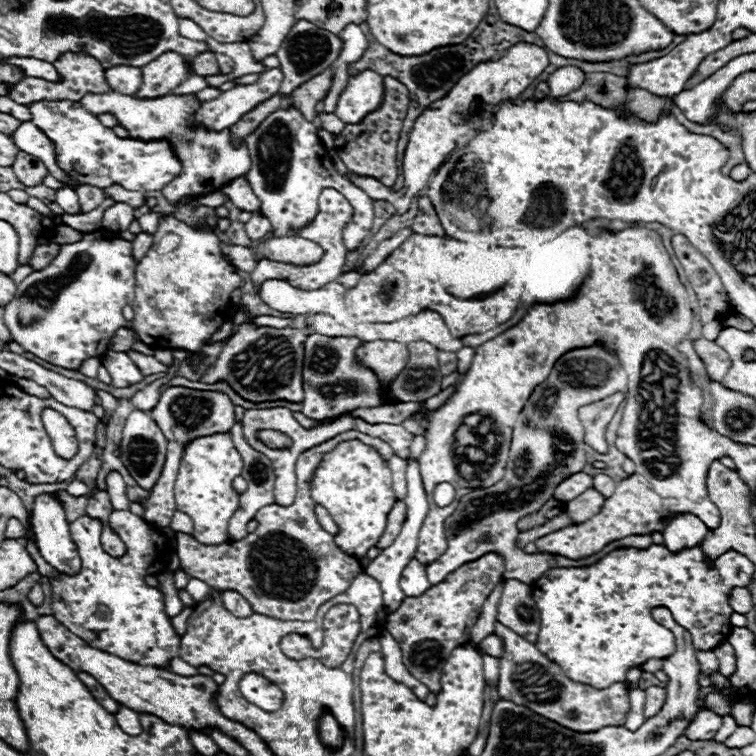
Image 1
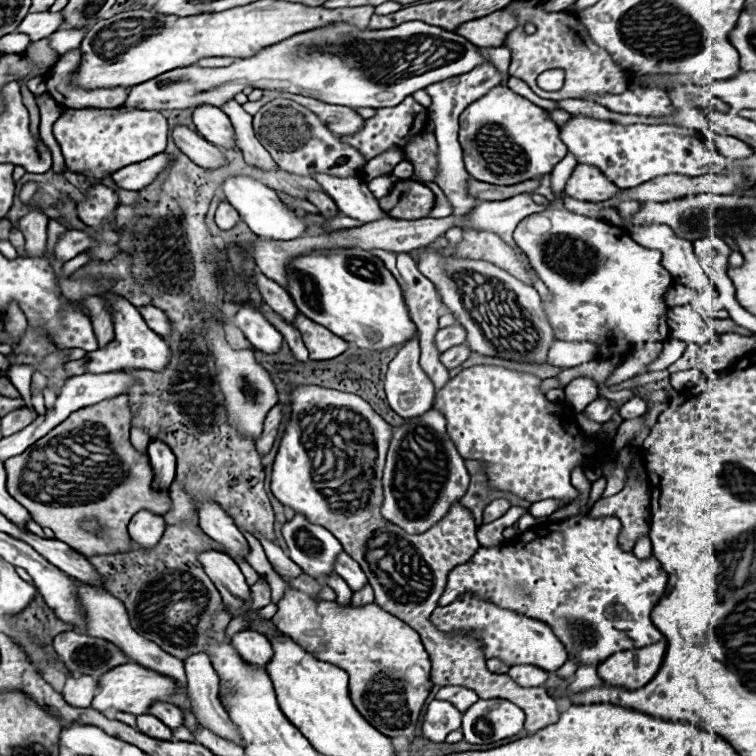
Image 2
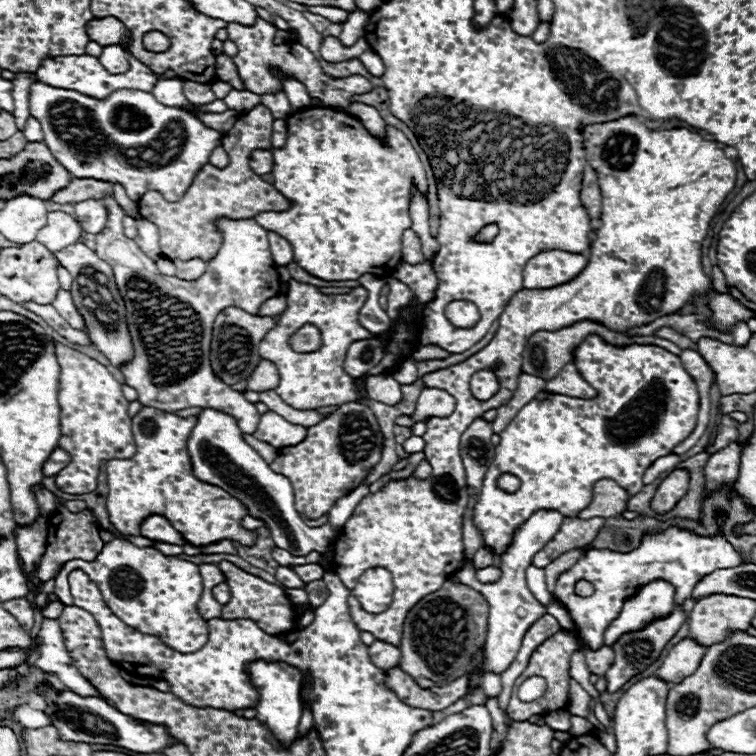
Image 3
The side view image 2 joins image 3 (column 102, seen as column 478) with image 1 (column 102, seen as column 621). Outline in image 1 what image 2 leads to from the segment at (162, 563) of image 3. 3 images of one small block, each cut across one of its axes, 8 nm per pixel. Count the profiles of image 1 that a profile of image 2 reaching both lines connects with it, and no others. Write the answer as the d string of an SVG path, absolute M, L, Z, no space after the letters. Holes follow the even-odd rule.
M112 510L108 524L126 544L126 554L120 558L102 550L100 520L80 516L70 524L70 536L78 546L82 570L76 576L58 574L58 578L50 580L54 618L64 622L68 630L84 638L84 642L96 650L104 650L140 666L154 664L156 668L168 670L168 660L178 656L180 636L164 612L164 594L148 586L144 578L166 572L174 546L164 532L128 510Z

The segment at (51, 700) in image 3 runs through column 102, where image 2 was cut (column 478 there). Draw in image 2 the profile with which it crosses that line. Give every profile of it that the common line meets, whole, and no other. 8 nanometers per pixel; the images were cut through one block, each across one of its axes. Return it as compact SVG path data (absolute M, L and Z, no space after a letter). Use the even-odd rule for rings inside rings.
M478 700L464 712L462 732L470 744L488 744L510 738L524 728L524 712L508 700Z

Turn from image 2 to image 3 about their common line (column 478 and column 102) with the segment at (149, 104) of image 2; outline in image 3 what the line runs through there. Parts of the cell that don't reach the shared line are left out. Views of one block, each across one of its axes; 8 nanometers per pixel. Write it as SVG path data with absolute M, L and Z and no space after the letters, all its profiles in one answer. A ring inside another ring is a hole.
M106 46L100 56L100 64L110 72L110 74L122 74L128 70L128 52L120 46Z

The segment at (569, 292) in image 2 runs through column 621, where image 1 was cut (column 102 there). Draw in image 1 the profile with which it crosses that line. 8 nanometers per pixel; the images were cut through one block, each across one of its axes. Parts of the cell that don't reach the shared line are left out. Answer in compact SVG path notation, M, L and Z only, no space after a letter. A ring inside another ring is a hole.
M98 228L94 232L82 234L82 240L72 244L62 244L58 256L44 270L32 272L16 290L12 302L4 306L4 322L12 334L12 340L18 342L26 352L54 364L78 370L84 360L102 356L108 350L108 342L120 326L130 326L124 320L122 308L134 300L134 268L136 260L132 256L132 242L124 240L118 232Z

